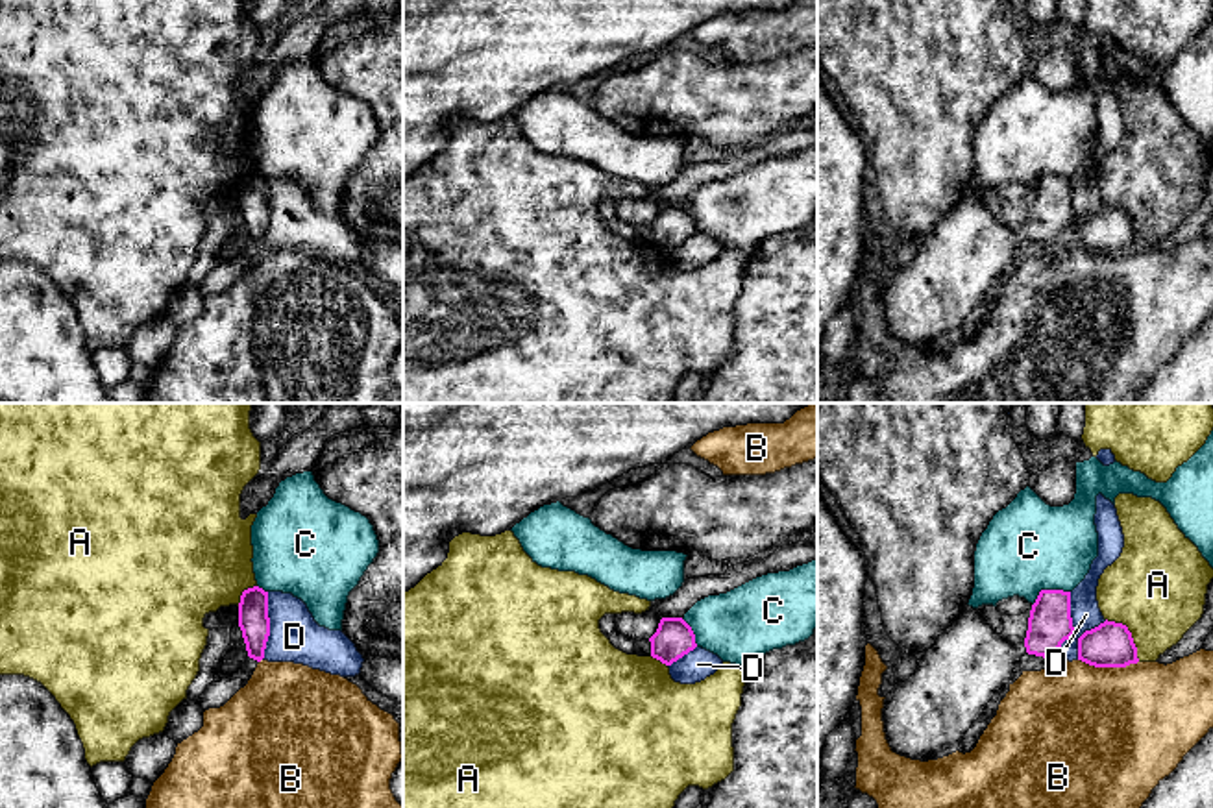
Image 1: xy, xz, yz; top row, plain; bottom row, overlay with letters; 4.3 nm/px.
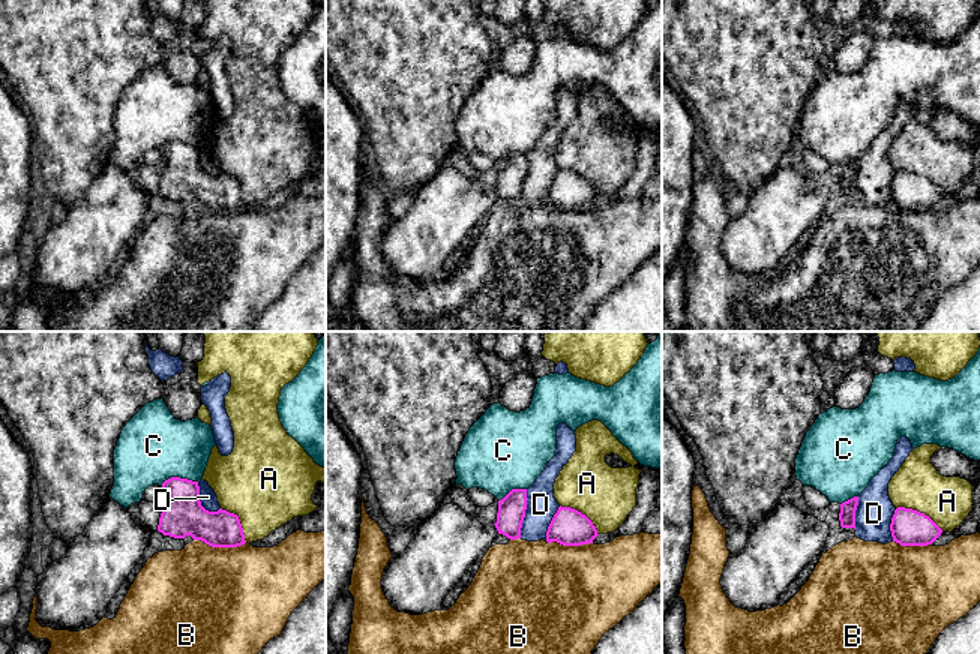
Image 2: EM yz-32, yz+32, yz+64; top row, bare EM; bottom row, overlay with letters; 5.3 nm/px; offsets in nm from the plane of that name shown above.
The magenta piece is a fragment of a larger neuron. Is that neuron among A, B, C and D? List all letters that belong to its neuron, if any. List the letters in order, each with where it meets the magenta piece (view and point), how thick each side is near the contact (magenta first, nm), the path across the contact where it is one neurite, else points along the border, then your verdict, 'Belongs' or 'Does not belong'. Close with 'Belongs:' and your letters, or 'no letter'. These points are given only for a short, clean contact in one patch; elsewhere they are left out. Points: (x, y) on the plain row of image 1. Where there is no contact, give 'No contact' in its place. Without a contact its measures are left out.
A: Touches magenta at yz (1130, 220). Thickness 200 nm (magenta) against 420 nm. Does not belong
B: Touches magenta at yz (1108, 252). Thickness 200 nm (magenta) against 500 nm. Does not belong
C: Touches magenta at yz (1047, 176). Thickness 190 nm (magenta) against 400 nm. Does not belong
D: Touches magenta at yz (1071, 211). Thickness 190 nm (magenta) against 130 nm. Does not belong
Belongs: no letter

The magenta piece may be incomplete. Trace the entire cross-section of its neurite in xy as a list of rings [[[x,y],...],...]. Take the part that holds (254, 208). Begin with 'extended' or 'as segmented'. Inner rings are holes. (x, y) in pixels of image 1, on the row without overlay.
as segmented | [[[259,172],[242,178],[239,189],[239,213],[248,242],[261,248],[270,222],[268,178]]]

